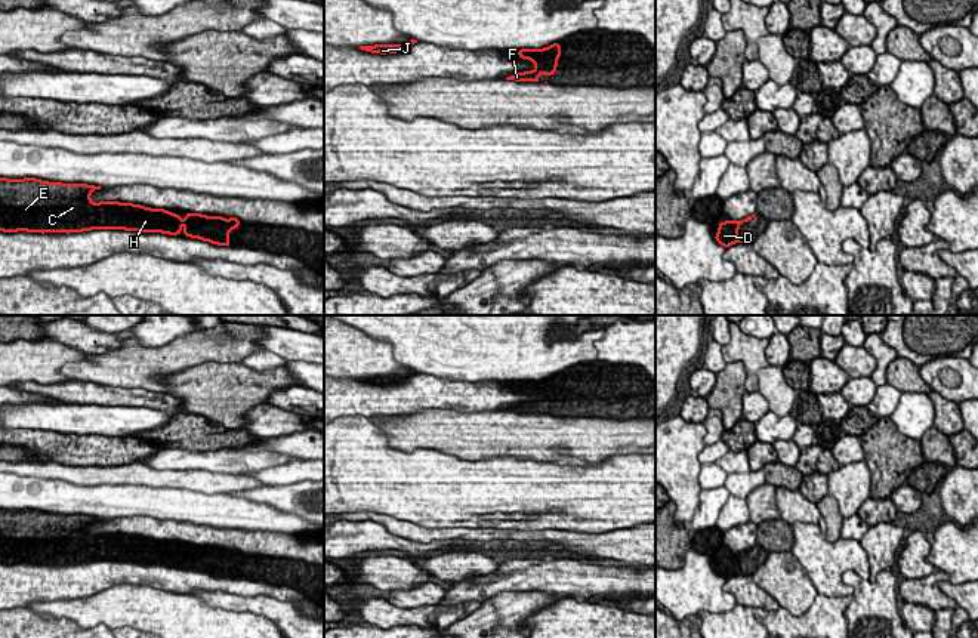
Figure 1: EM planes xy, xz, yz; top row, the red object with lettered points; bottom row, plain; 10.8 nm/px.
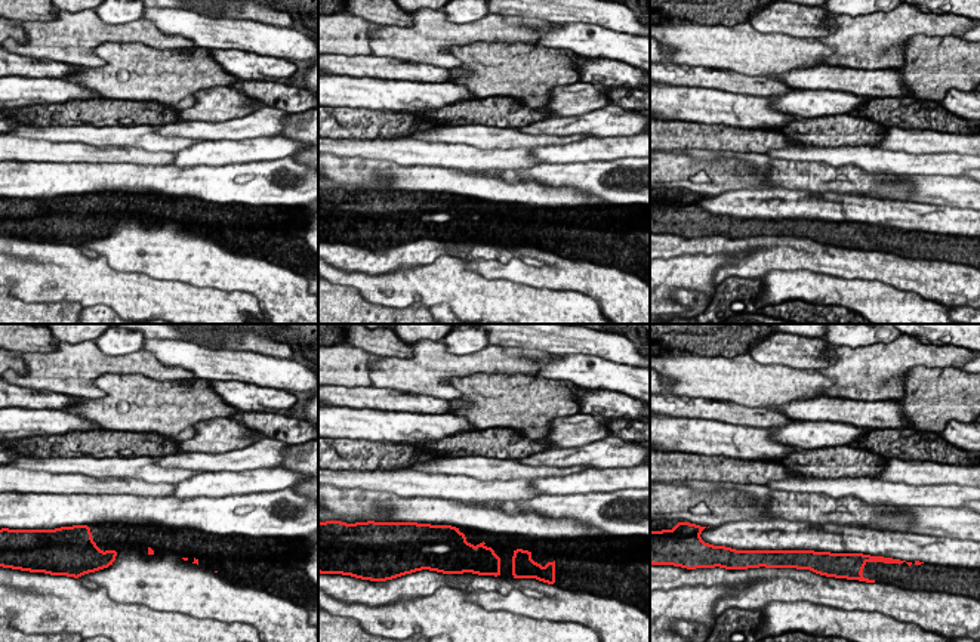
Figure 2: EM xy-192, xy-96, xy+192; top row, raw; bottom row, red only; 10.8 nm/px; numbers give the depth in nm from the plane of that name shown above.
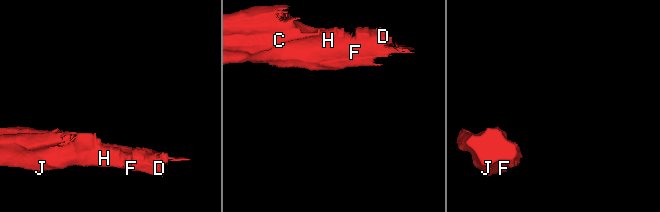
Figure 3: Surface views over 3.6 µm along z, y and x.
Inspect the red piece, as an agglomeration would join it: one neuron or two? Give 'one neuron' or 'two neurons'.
one neuron

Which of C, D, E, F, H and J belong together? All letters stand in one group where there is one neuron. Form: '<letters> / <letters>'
C D E F H J

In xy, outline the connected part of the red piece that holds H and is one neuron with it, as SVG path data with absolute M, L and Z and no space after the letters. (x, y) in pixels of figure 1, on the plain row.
M0 509L0 563L3 564L83 564L92 561L124 561L124 563L138 563L138 564L161 564L169 567L182 567L181 558L185 558L185 568L198 570L203 573L209 573L216 577L228 577L231 579L229 564L240 560L238 549L225 551L223 548L207 548L203 545L191 545L186 543L185 549L182 551L181 546L172 545L170 542L164 540L151 540L142 536L133 534L120 534L120 533L99 533L93 534L90 531L90 525L101 518L87 517L87 515L62 515L62 514L49 514L36 509L24 509L24 511L7 511Z

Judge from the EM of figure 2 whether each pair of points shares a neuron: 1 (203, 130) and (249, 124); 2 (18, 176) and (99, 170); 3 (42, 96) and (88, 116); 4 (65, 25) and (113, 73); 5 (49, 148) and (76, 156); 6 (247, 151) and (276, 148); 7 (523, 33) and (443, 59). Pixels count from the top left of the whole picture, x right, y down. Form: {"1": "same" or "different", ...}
{"1": "same", "2": "same", "3": "different", "4": "different", "5": "same", "6": "same", "7": "same"}

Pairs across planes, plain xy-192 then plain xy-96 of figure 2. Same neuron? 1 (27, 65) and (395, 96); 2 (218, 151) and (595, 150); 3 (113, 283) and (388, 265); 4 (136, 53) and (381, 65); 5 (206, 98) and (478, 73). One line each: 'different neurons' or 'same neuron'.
1: different neurons
2: same neuron
3: different neurons
4: different neurons
5: different neurons

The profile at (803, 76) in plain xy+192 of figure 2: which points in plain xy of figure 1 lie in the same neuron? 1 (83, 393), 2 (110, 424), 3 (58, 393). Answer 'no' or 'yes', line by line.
1: yes
2: no
3: yes

